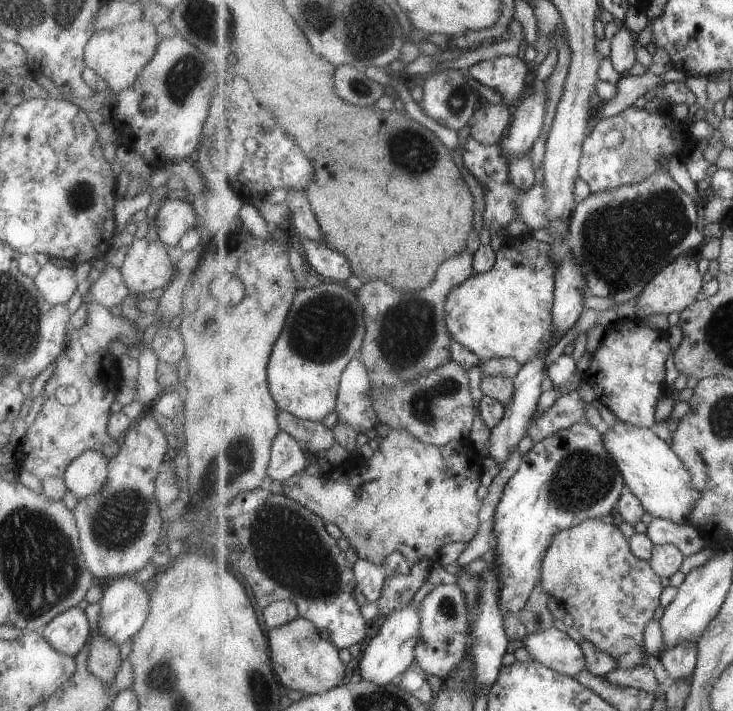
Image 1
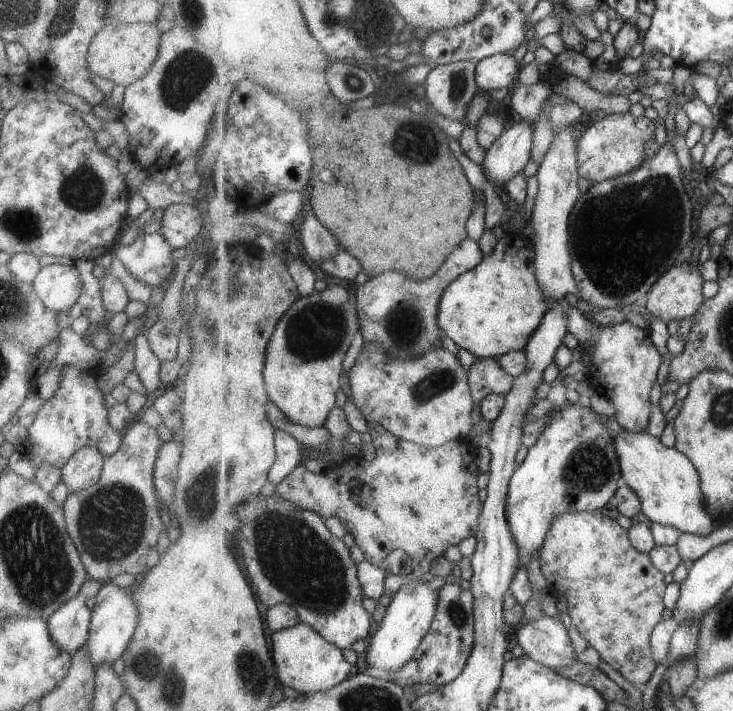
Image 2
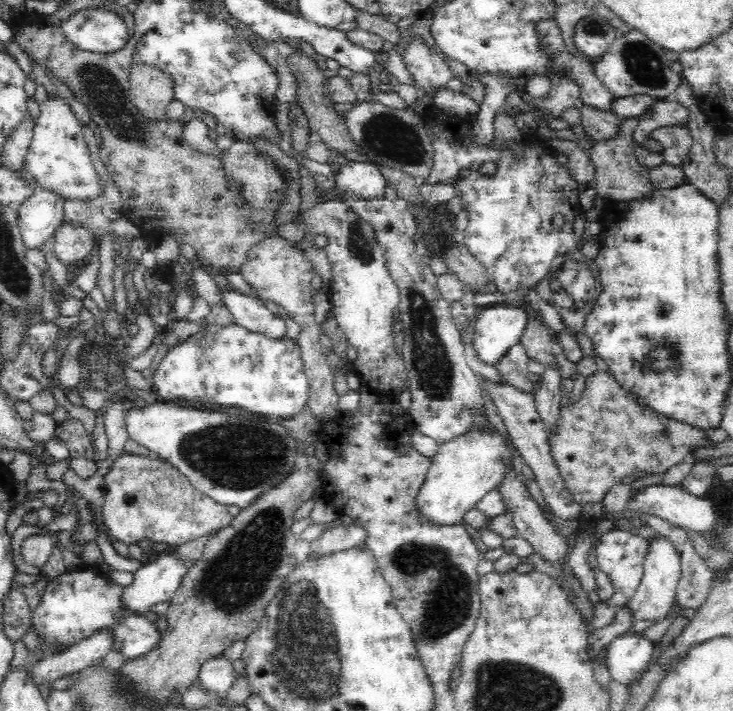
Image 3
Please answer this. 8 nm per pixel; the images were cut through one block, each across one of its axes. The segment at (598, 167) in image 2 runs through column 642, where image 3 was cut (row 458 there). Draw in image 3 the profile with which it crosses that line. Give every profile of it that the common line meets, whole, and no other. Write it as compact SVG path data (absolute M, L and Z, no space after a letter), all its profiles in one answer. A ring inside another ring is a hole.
M122 452L103 477L105 494L101 514L112 540L129 545L148 539L172 548L200 538L209 530L220 530L233 519L226 505L198 491L184 473L162 457Z

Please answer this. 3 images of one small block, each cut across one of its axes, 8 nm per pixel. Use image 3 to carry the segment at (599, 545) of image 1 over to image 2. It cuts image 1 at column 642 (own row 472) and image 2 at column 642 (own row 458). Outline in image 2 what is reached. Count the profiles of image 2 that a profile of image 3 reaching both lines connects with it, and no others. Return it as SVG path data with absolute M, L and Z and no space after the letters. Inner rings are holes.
M579 511L576 513L569 512L557 517L548 537L544 542L543 548L540 552L540 561L542 562L542 571L548 580L548 592L556 596L557 594L563 594L566 597L568 603L567 612L572 620L571 624L575 625L581 634L592 644L593 648L599 651L602 656L602 660L608 663L613 669L617 670L626 680L631 682L636 688L644 689L645 684L649 682L649 679L655 674L658 662L653 656L653 649L651 644L651 635L654 628L659 624L663 618L666 618L669 614L663 604L663 594L665 594L665 588L667 588L667 582L665 582L665 574L663 574L654 564L650 553L639 552L631 542L630 532L626 530L615 519L609 519L601 511L595 512Z

